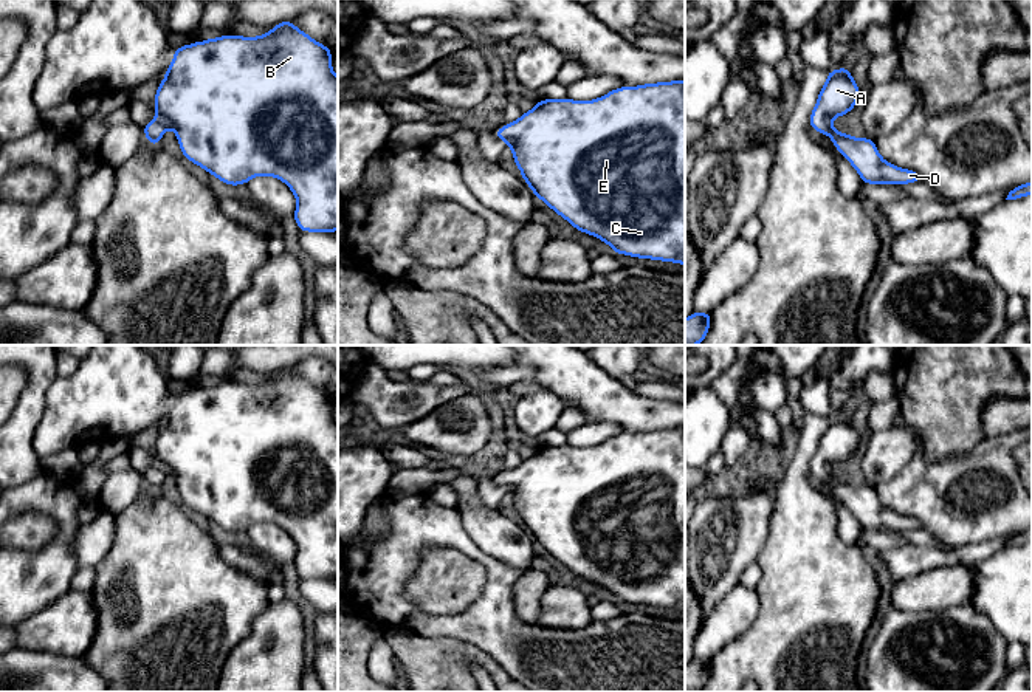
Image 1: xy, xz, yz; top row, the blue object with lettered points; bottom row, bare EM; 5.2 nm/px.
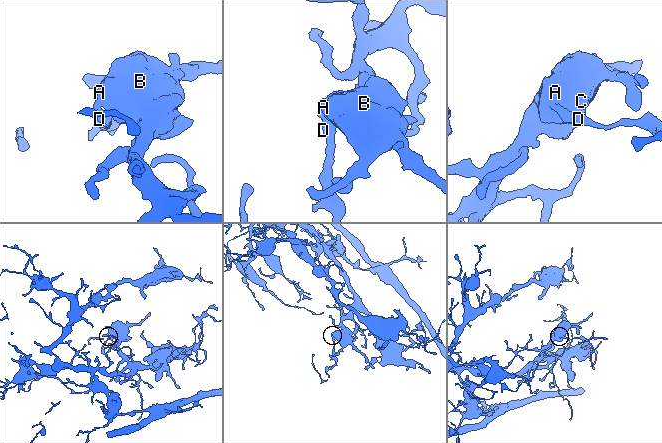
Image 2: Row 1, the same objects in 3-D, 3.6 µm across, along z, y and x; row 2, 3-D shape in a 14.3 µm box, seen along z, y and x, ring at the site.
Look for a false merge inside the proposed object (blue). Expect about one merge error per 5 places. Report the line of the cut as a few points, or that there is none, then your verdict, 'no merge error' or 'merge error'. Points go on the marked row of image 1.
no cut; no merge error

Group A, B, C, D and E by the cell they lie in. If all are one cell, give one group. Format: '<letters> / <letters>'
A B C D E

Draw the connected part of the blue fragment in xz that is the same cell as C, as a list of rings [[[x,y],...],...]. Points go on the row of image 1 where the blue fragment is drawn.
[[[685,79],[671,82],[620,87],[593,101],[542,99],[514,122],[494,130],[511,150],[522,180],[550,209],[567,220],[575,229],[607,243],[615,254],[685,265]]]

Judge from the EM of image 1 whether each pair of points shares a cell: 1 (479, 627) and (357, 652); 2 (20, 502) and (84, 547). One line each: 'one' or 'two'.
1: two
2: two

